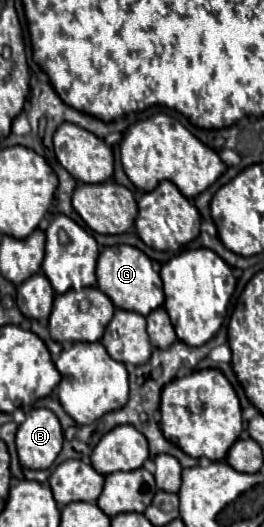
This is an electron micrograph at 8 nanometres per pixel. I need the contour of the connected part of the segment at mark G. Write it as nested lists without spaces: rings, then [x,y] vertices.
[[[127,244],[109,246],[101,252],[97,260],[97,288],[101,288],[101,292],[105,292],[117,308],[143,316],[153,312],[153,308],[161,308],[165,298],[161,276],[155,272],[153,262],[141,250]]]

